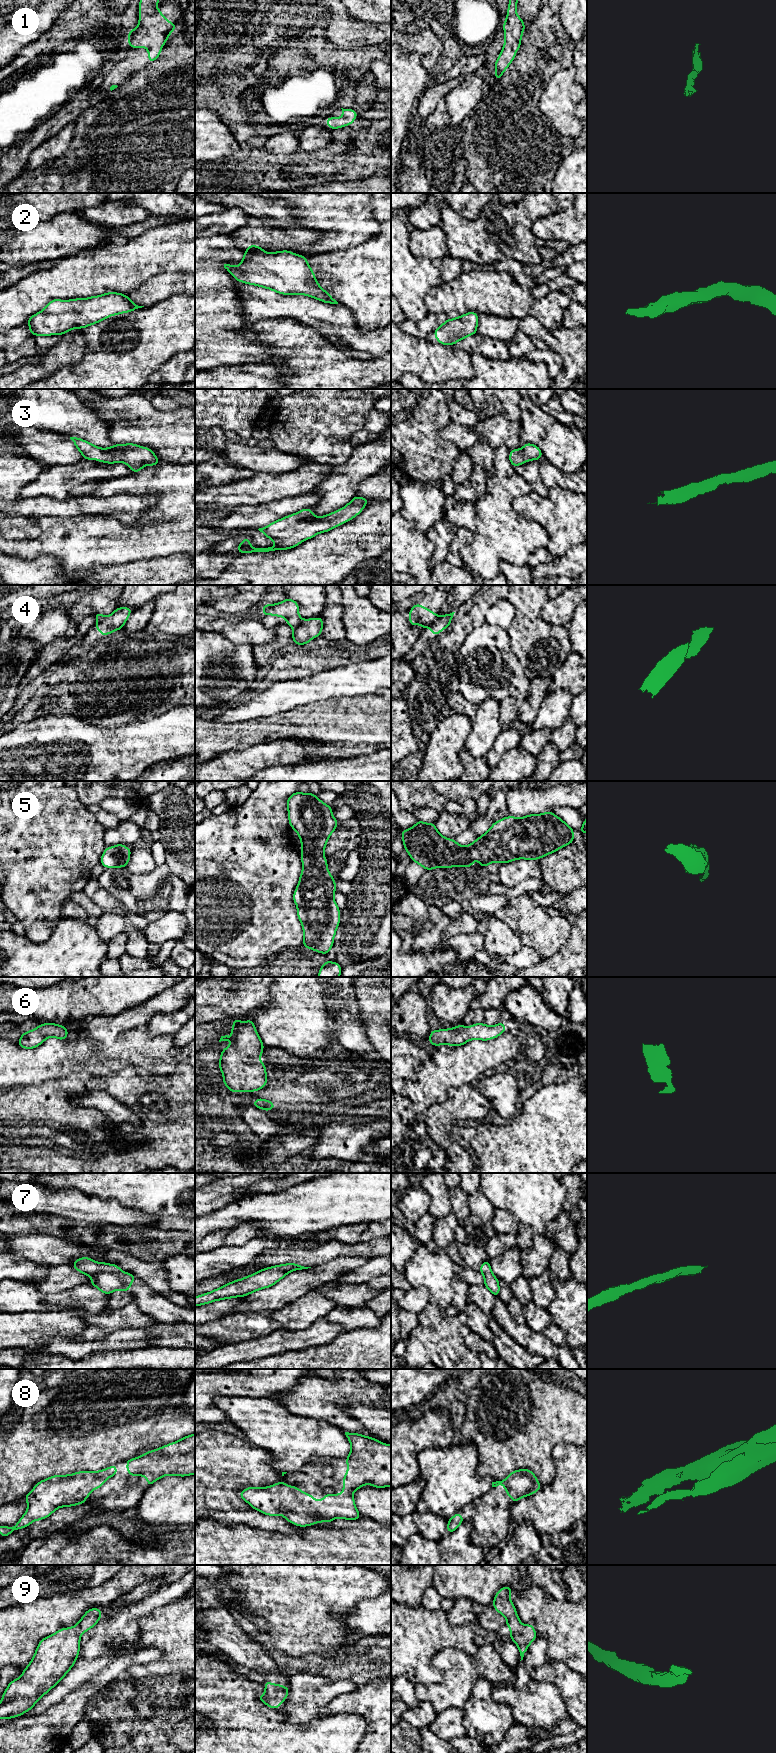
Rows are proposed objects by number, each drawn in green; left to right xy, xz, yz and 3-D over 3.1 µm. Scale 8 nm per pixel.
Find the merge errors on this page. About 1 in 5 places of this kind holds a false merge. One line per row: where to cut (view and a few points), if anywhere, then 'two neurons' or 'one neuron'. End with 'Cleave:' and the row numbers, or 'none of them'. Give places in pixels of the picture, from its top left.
1: no cut | one neuron
2: no cut | one neuron
3: no cut | one neuron
4: xz (302, 620), (293, 629) | two neurons
5: no cut | one neuron
6: no cut | one neuron
7: no cut | one neuron
8: no cut | one neuron
9: no cut | one neuron
Cleave: 4

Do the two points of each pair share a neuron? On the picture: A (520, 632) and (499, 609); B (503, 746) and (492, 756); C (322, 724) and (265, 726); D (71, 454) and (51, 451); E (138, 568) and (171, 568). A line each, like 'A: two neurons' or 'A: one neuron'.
A: two neurons
B: one neuron
C: one neuron
D: one neuron
E: one neuron

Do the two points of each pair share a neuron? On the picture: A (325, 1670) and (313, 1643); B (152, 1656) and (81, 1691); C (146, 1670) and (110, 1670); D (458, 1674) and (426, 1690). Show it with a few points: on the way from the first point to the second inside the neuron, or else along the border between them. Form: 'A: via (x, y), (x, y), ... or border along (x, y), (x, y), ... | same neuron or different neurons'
A: border along (306, 1654), (318, 1654), (341, 1660) | different neurons
B: via (134, 1658), (123, 1661), (109, 1674), (99, 1680) | same neuron
C: border along (128, 1664), (122, 1671) | different neurons
D: via (450, 1682), (442, 1690), (434, 1690) | same neuron

